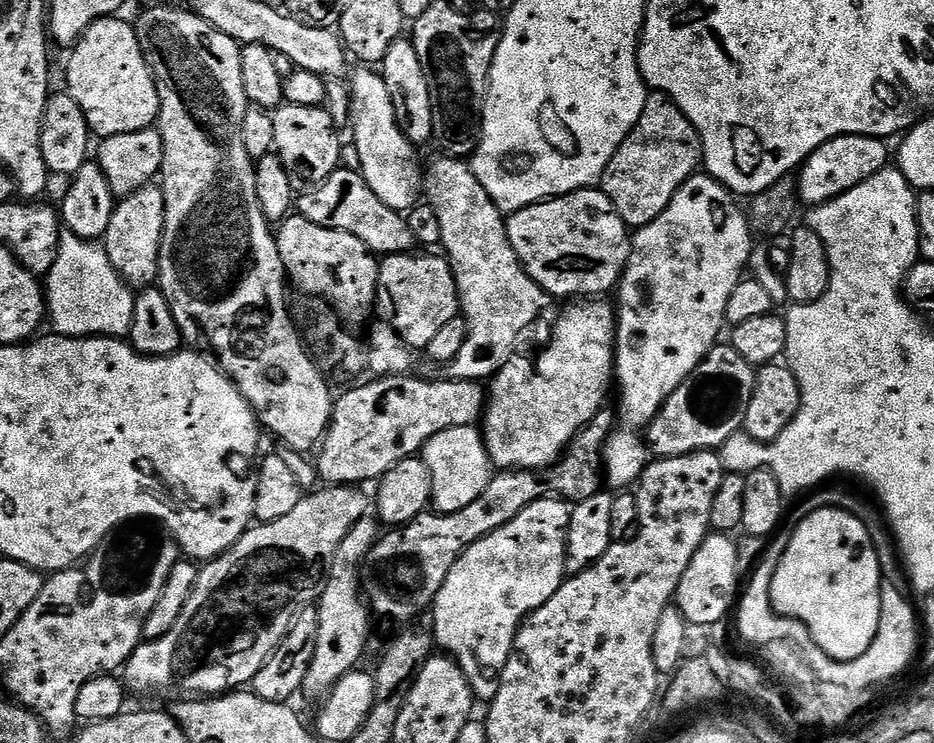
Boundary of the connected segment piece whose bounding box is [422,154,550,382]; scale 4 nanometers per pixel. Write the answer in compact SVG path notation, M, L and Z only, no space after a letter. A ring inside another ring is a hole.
M447 154L437 155L437 160L427 161L424 168L423 199L440 216L442 222L443 255L452 265L452 273L456 279L456 289L460 295L460 311L468 323L468 337L462 350L458 350L458 358L454 358L446 366L446 372L454 380L487 381L496 375L505 364L513 359L512 351L520 340L520 335L540 316L540 308L550 303L547 292L543 292L530 278L530 274L522 266L518 254L514 254L514 246L510 246L508 225L505 213L482 190L482 182L478 182L472 173L471 163Z

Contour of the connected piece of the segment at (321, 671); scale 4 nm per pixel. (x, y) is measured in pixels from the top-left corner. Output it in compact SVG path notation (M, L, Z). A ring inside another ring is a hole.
M366 515L350 529L346 538L342 538L338 554L334 554L334 562L315 605L318 614L318 646L314 646L314 658L310 662L310 670L306 670L302 689L302 696L308 700L323 701L346 673L357 671L359 664L356 663L364 656L368 631L371 630L374 620L362 591L362 565L381 535L382 525L379 519Z

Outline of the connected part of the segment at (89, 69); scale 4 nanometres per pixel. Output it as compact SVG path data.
M116 16L96 20L82 34L82 38L71 49L68 60L68 85L66 91L81 106L89 124L91 135L96 138L114 134L130 134L134 130L151 128L160 118L160 95L156 89L156 77L148 67L144 52L136 37L136 29L131 23Z

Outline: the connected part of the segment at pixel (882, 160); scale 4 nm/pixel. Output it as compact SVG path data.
M839 136L818 146L818 150L811 152L808 159L798 169L799 199L803 203L805 200L808 206L819 206L846 194L846 190L854 190L854 186L866 182L866 178L874 178L874 174L878 174L890 164L890 148L888 152L888 148L884 144L887 143L879 136Z

